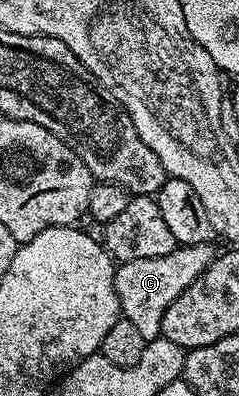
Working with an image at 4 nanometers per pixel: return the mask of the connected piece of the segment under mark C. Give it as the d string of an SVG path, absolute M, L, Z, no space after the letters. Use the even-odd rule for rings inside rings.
M207 243L183 247L178 245L174 251L167 253L167 257L147 257L143 261L127 261L120 264L113 272L115 293L119 297L122 316L135 325L135 329L143 338L162 338L161 326L163 313L187 289L187 285L195 282L199 276L210 267L215 258L214 248Z

